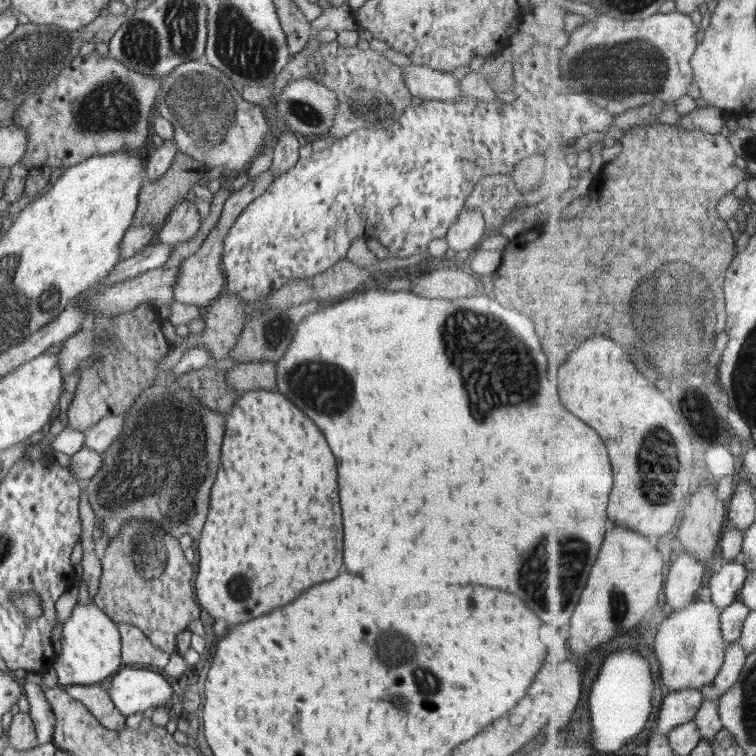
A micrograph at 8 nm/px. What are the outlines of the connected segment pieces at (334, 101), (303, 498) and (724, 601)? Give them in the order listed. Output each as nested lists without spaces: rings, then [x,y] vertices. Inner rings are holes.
[[[313,77],[310,79],[290,80],[276,96],[276,116],[280,127],[288,126],[291,132],[298,135],[317,135],[325,137],[334,125],[334,115],[339,100],[334,91],[328,89]]]
[[[253,389],[245,391],[234,401],[230,414],[226,416],[222,460],[220,460],[216,484],[212,486],[208,520],[206,520],[206,526],[202,528],[202,536],[198,540],[198,554],[200,554],[200,560],[198,560],[200,568],[198,568],[194,582],[195,597],[210,617],[222,618],[228,627],[240,625],[242,622],[262,616],[278,606],[284,606],[284,604],[292,602],[302,590],[338,576],[338,570],[342,566],[342,516],[340,516],[340,500],[338,500],[338,484],[336,484],[336,460],[334,460],[322,432],[316,428],[316,424],[306,414],[302,414],[286,396],[282,396],[278,392],[268,392],[268,389]]]
[[[742,558],[730,561],[712,576],[710,582],[712,600],[724,608],[742,600],[742,592],[749,581],[751,572],[746,563],[742,563]]]

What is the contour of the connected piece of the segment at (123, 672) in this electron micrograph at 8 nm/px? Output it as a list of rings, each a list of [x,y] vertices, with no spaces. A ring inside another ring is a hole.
[[[124,667],[108,681],[108,694],[124,716],[146,713],[158,706],[165,706],[174,695],[174,689],[158,672]]]

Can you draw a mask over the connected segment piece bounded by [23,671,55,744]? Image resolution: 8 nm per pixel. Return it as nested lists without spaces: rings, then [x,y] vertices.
[[[26,671],[23,693],[30,703],[29,715],[34,721],[38,742],[42,744],[52,741],[55,716],[44,696],[40,682],[43,682],[43,672]]]

